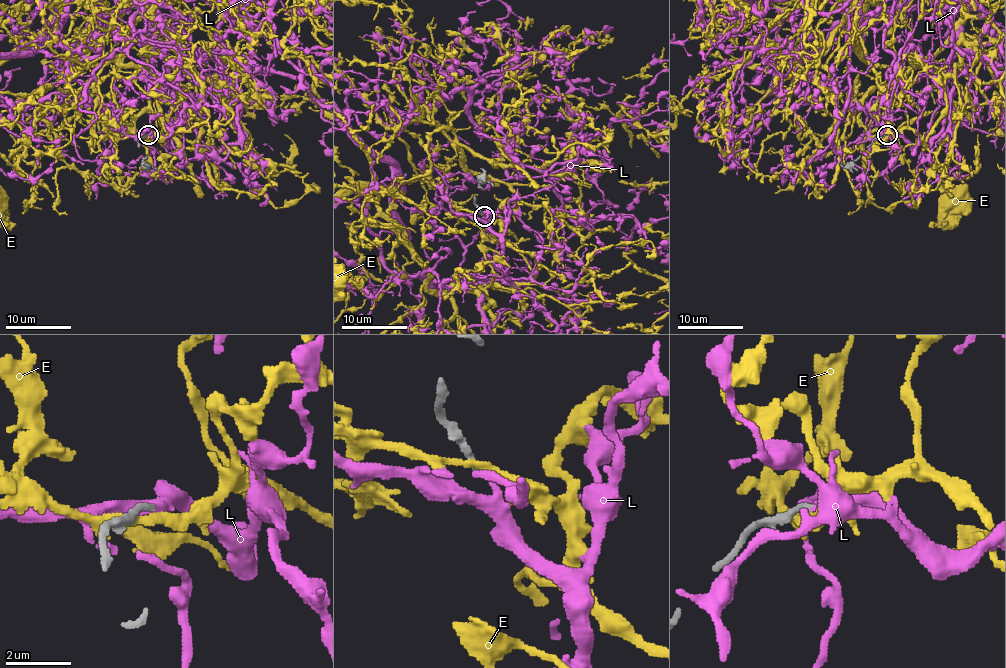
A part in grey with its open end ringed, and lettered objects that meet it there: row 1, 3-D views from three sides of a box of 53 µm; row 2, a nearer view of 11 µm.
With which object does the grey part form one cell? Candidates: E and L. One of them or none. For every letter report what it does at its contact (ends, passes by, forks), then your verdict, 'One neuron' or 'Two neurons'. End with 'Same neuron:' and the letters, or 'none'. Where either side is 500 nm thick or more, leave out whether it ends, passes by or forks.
E: It passes by. Two neurons
L: It passes by. One neuron
Same neuron: L

